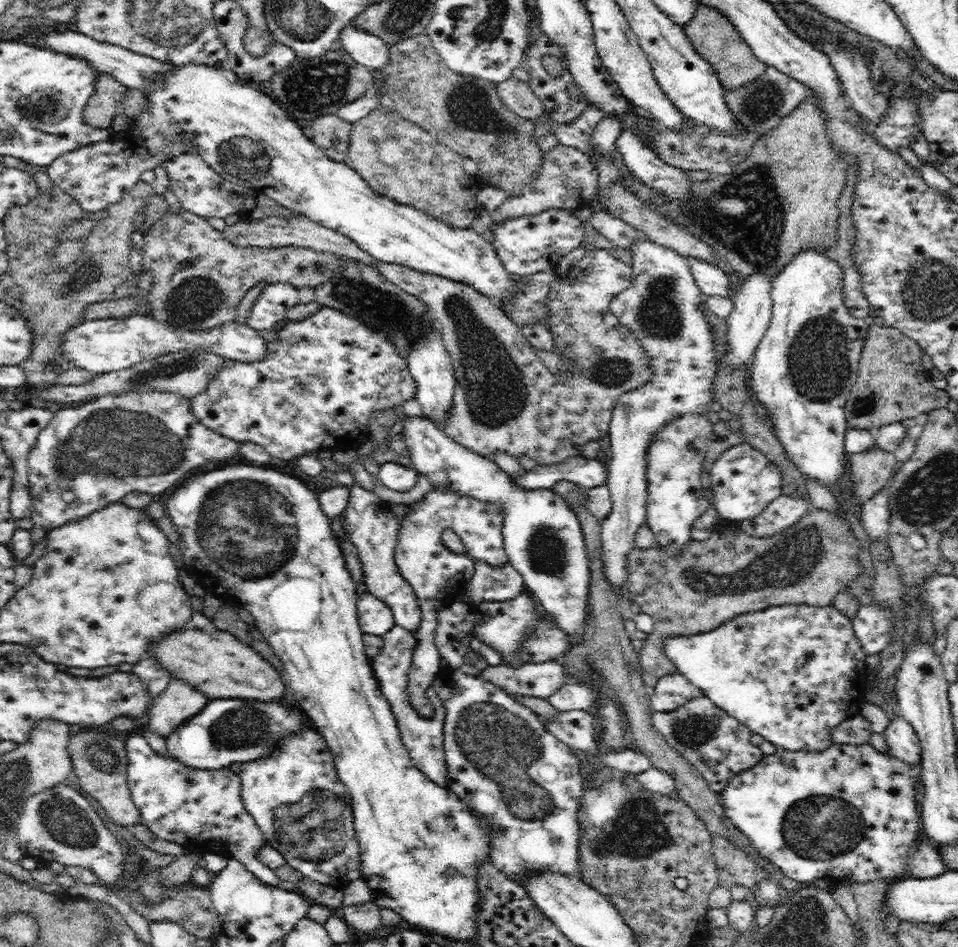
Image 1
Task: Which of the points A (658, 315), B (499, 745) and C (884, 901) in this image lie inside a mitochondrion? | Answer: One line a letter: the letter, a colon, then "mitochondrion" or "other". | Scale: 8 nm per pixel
A: mitochondrion
B: mitochondrion
C: other

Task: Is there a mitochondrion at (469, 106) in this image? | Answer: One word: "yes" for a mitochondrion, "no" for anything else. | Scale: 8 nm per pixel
yes

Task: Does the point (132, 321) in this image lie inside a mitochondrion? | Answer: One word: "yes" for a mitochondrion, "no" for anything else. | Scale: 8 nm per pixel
no

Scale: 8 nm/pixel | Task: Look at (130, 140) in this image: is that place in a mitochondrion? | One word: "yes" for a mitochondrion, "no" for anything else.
no

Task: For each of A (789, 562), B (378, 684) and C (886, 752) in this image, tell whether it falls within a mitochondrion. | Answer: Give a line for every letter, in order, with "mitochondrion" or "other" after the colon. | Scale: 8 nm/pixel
A: mitochondrion
B: other
C: other

